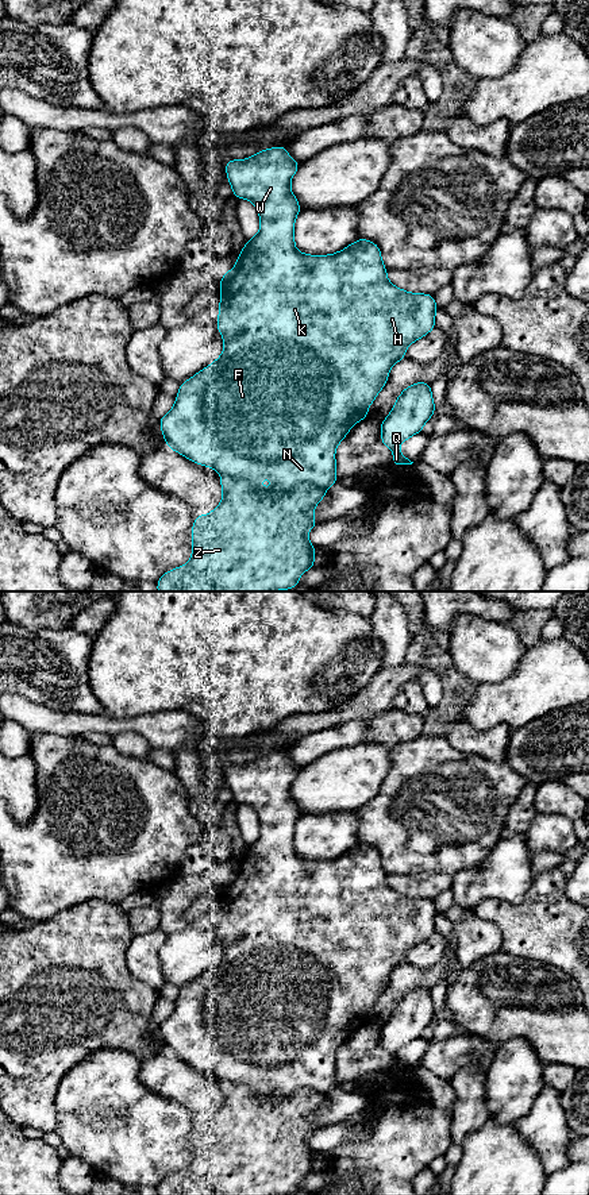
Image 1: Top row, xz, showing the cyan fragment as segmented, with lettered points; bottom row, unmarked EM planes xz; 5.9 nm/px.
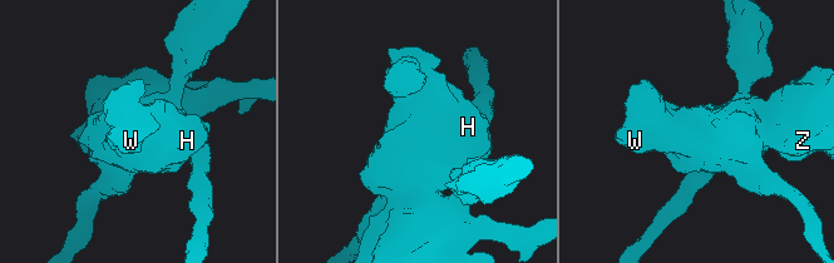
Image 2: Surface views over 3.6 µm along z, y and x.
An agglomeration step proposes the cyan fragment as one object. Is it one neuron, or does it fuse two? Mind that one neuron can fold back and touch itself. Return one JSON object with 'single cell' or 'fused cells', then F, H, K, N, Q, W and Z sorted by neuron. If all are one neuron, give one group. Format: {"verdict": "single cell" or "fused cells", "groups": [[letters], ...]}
{"verdict": "fused cells", "groups": [["F", "H", "K", "N", "W"], ["Q", "Z"]]}

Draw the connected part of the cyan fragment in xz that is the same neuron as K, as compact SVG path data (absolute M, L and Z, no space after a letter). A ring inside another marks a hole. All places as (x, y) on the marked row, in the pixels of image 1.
M286 146L266 149L240 161L226 161L226 174L232 186L232 196L250 200L257 207L261 221L259 232L246 242L235 267L220 278L219 317L215 325L223 336L223 354L192 378L180 383L174 406L159 419L159 428L168 448L181 454L193 463L216 470L220 475L245 481L267 502L277 500L280 496L289 494L290 489L299 483L312 483L327 490L338 481L335 460L338 444L346 437L355 423L369 417L367 409L384 389L392 366L405 359L405 351L411 343L421 339L436 327L435 313L439 309L432 294L409 293L389 282L381 250L372 240L359 238L346 248L330 255L309 255L296 248L294 220L301 207L290 190L290 180L300 165L301 162L296 162L289 157ZM262 478L272 479L274 486L270 489L261 487L259 481Z

